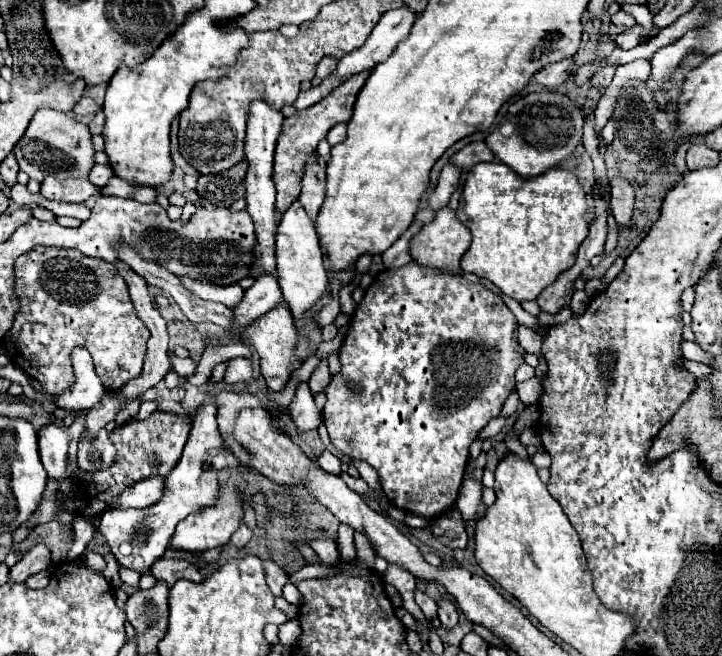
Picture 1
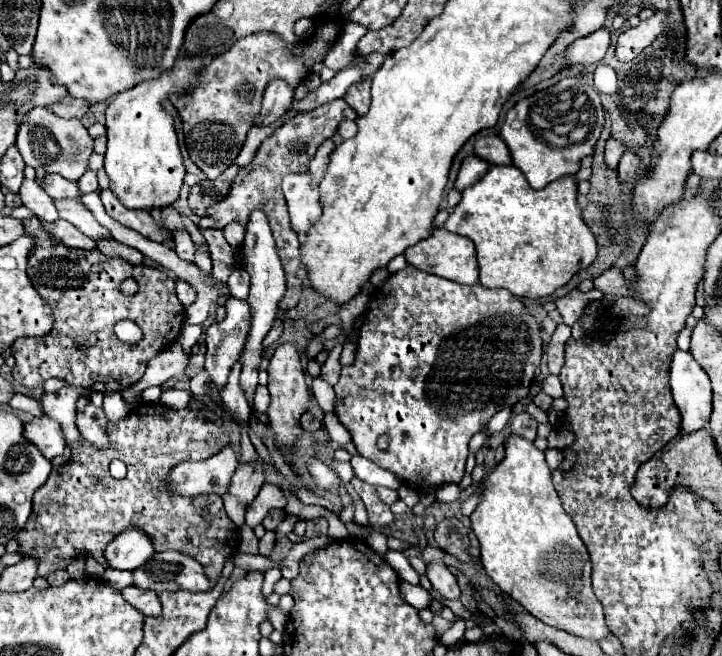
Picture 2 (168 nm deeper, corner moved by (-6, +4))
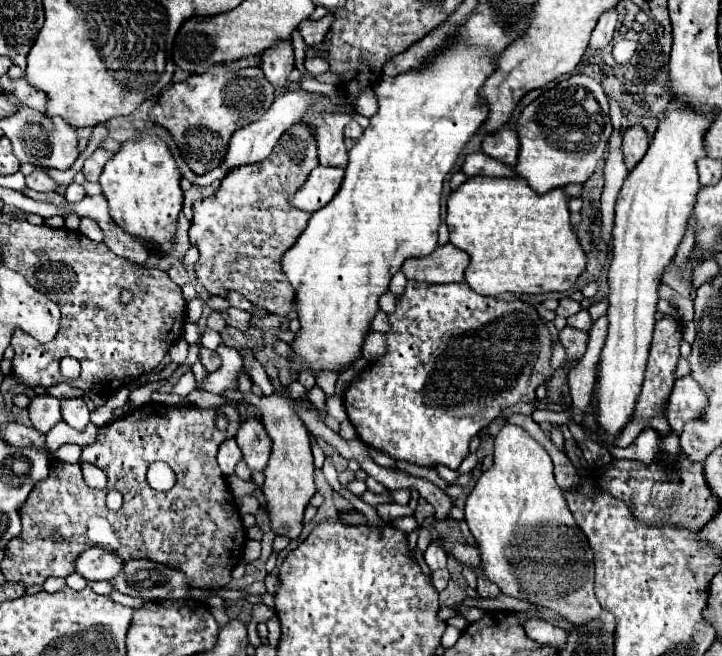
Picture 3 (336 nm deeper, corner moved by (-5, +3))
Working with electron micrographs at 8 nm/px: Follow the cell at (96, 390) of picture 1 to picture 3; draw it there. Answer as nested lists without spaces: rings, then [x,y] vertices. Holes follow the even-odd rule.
[[[37,395],[29,403],[29,419],[33,427],[41,433],[49,433],[61,421],[59,405],[61,401],[53,395]]]

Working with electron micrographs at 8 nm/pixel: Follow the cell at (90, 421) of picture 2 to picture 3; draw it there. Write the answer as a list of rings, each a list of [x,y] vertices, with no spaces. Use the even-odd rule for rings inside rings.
[[[61,399],[61,415],[67,425],[83,431],[89,425],[89,409],[83,399]]]

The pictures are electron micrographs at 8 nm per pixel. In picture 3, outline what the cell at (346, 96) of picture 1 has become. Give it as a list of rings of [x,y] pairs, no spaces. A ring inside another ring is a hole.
[[[297,123],[281,135],[267,159],[229,171],[213,197],[193,203],[189,239],[201,253],[195,275],[211,295],[225,297],[227,289],[235,289],[271,313],[287,315],[293,309],[295,291],[283,273],[281,257],[303,233],[309,213],[293,209],[287,199],[317,165],[313,129]]]

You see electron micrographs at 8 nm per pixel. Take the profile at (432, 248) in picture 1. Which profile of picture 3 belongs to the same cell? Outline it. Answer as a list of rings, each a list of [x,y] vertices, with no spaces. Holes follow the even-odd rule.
[[[445,243],[439,245],[427,257],[411,257],[403,263],[401,271],[407,279],[425,283],[461,283],[465,281],[465,269],[471,263],[467,253],[459,247]]]

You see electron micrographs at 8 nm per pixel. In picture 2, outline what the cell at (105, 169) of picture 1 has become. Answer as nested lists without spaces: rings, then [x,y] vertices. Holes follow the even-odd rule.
[[[88,170],[88,172],[84,172],[80,178],[78,178],[78,190],[82,192],[82,194],[90,194],[90,192],[96,192],[96,188],[98,188],[98,180],[96,180],[96,172],[92,172],[92,170]]]

